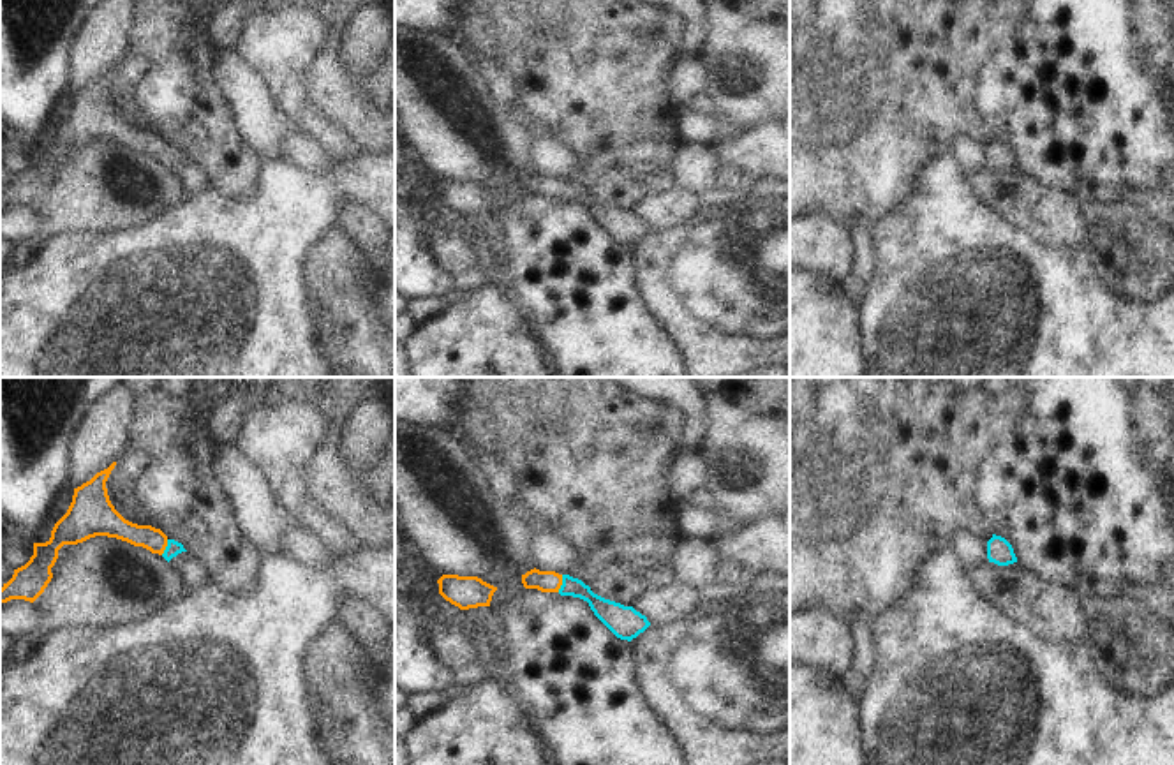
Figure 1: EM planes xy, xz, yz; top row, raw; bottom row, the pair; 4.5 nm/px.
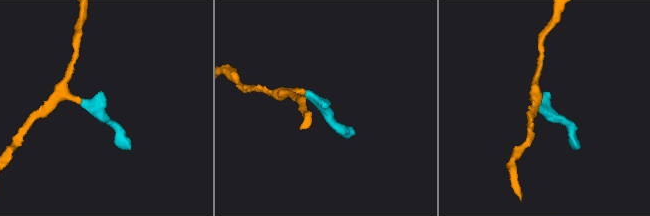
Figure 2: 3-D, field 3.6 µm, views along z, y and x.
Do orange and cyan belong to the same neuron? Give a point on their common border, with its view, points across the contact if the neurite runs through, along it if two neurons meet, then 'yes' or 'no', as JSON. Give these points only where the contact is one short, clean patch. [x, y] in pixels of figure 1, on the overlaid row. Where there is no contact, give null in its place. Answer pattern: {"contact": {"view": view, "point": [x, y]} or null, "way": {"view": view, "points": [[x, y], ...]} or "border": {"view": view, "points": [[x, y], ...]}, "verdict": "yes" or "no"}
{"contact": {"view": "xz", "point": [561, 584]}, "way": {"view": "xz", "points": [[543, 580], [561, 584], [580, 589], [605, 610]]}, "verdict": "yes"}

